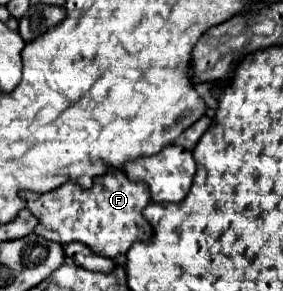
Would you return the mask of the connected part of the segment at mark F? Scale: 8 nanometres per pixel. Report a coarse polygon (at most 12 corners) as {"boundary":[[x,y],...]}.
{"boundary":[[110,169],[28,193],[34,233],[124,263],[150,191]]}

